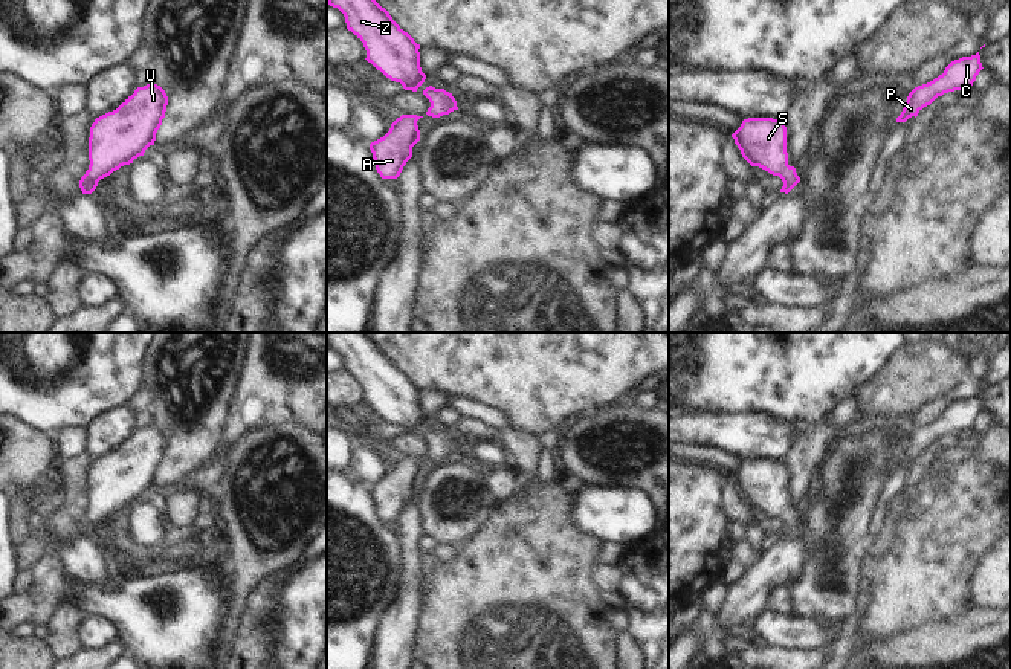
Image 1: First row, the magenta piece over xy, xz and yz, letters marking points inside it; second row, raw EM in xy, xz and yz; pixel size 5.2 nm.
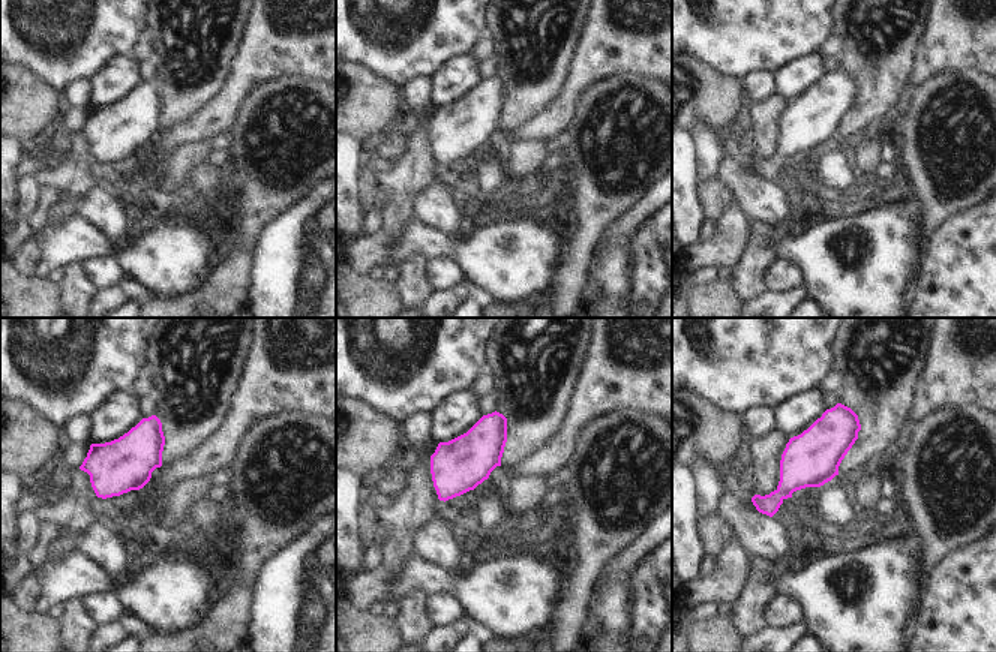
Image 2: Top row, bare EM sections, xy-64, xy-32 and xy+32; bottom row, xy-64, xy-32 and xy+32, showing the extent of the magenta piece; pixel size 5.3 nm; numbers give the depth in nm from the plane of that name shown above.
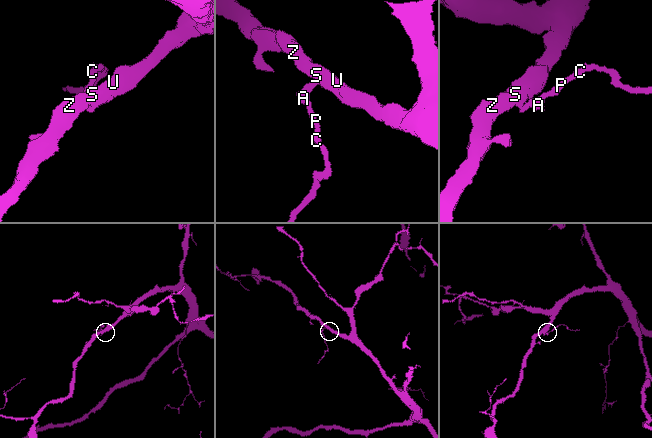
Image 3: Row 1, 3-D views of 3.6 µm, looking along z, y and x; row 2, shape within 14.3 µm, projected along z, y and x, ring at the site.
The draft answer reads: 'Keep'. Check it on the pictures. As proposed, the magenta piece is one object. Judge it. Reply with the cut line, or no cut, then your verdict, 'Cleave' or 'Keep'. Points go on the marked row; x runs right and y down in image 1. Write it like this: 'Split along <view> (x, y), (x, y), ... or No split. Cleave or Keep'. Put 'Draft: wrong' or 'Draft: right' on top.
Draft: right
No split. Keep

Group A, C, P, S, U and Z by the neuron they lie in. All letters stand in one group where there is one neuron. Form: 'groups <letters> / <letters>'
groups A C P S U Z

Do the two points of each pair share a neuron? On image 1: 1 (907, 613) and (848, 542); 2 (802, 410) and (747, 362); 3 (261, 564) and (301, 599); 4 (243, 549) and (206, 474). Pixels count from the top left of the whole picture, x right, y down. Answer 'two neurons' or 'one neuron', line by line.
1: two neurons
2: one neuron
3: two neurons
4: two neurons

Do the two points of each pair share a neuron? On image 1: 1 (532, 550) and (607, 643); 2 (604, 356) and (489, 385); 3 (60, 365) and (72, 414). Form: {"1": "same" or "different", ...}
{"1": "same", "2": "same", "3": "same"}

